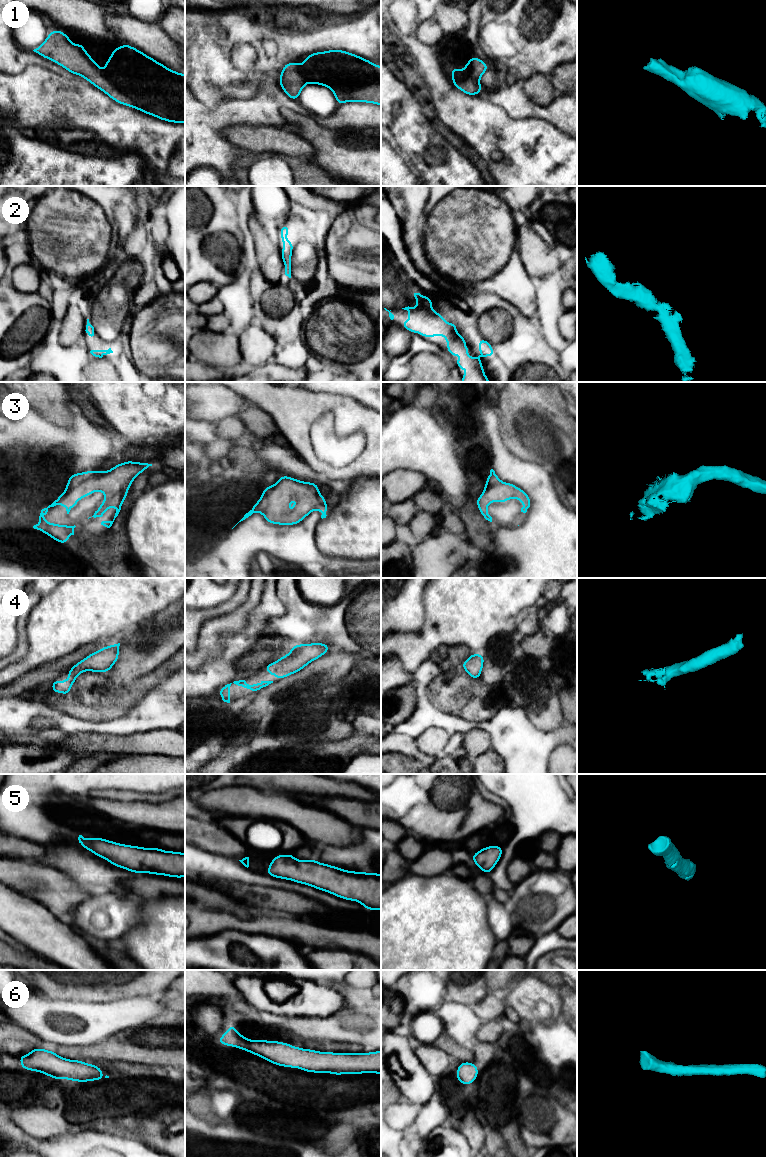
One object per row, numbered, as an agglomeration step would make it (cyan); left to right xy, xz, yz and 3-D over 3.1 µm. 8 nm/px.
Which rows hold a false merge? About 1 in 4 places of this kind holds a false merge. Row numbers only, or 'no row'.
no row

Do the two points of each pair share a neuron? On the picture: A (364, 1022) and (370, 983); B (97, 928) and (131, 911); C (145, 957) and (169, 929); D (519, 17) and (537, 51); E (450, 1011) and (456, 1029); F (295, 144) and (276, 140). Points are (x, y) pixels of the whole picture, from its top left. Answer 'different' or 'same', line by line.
A: different
B: same
C: same
D: same
E: same
F: same

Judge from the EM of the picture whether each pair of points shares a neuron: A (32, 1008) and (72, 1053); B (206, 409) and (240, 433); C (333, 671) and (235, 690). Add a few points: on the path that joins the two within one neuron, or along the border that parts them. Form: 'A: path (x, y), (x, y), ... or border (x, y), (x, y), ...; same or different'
A: border (56, 1044), (73, 1046); different
B: border (235, 415), (229, 415), (220, 420); different
C: border (255, 693), (244, 701); different

